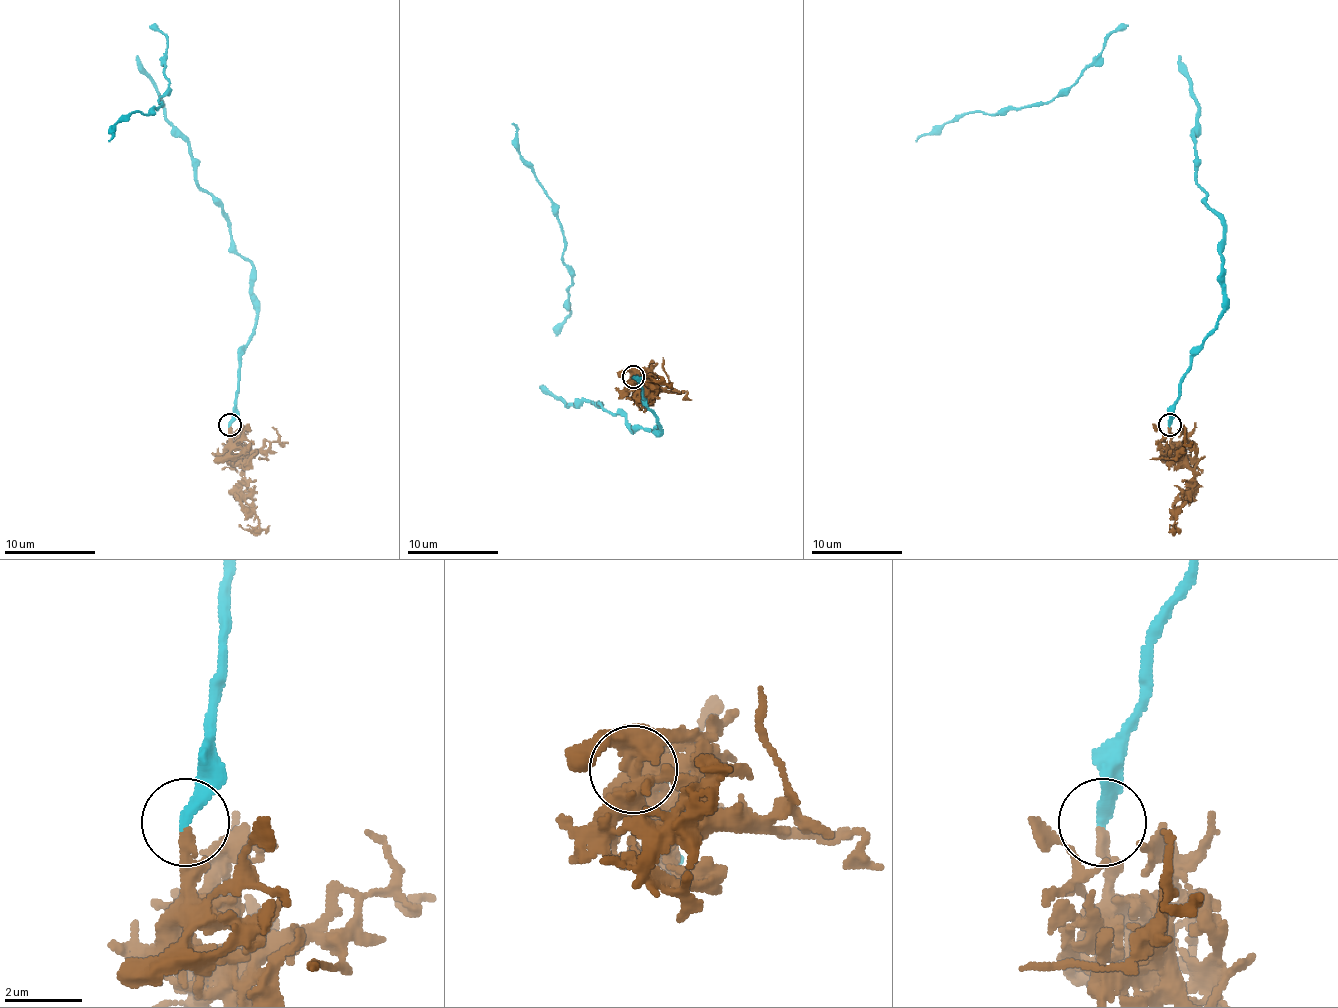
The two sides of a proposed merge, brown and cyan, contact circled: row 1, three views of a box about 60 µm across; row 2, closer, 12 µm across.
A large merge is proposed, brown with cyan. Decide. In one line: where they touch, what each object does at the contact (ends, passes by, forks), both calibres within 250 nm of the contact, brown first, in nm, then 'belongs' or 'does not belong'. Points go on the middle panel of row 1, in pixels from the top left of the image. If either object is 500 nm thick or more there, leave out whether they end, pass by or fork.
(633, 377) | brown ends | cyan ends | 280/360 nm | does not belong

